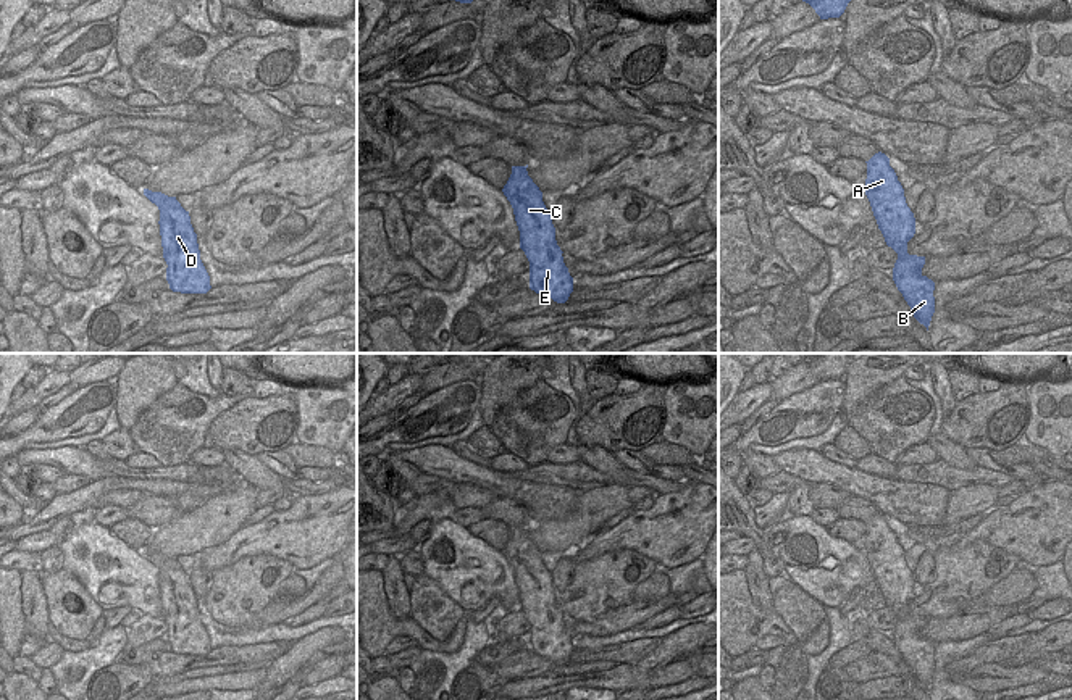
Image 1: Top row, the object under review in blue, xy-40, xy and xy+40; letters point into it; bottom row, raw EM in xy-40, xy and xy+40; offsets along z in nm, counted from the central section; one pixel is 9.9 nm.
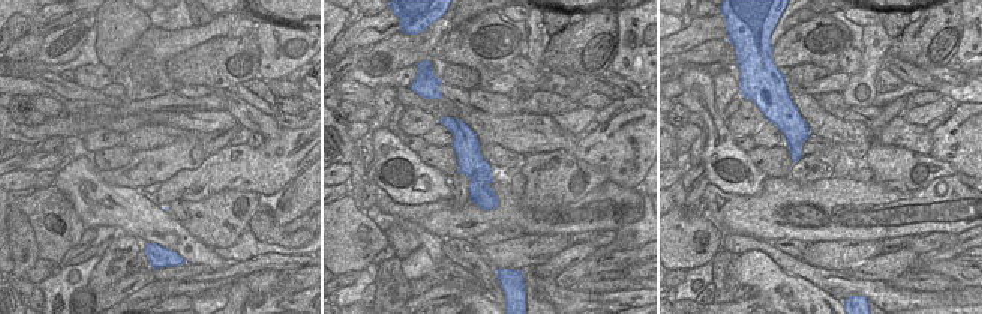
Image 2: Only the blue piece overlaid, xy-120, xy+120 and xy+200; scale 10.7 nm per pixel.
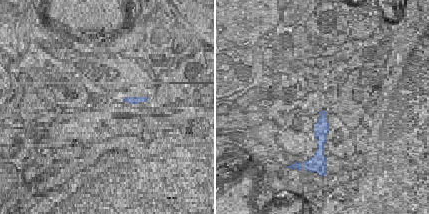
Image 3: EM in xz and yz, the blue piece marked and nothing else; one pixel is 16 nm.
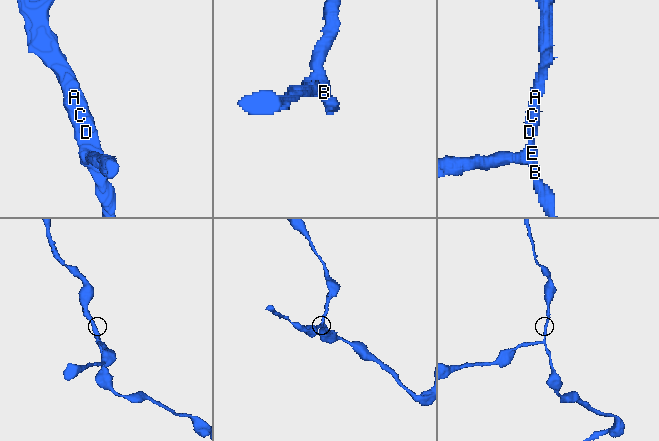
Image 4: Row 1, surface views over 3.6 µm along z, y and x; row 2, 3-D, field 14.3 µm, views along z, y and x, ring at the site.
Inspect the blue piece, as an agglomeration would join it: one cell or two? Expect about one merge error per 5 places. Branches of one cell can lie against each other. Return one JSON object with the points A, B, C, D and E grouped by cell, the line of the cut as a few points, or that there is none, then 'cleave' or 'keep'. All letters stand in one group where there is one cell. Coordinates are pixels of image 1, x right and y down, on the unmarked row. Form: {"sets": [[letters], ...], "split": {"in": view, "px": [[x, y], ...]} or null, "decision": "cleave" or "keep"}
{"sets": [["A", "B", "C", "D", "E"]], "split": null, "decision": "keep"}

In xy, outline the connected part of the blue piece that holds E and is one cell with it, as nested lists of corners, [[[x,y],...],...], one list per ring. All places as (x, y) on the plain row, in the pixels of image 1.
[[[512,527],[502,553],[510,563],[520,592],[520,610],[530,623],[530,650],[565,665],[573,653],[573,639],[563,624],[555,602],[552,574],[542,563],[542,553],[528,537],[526,527]]]

